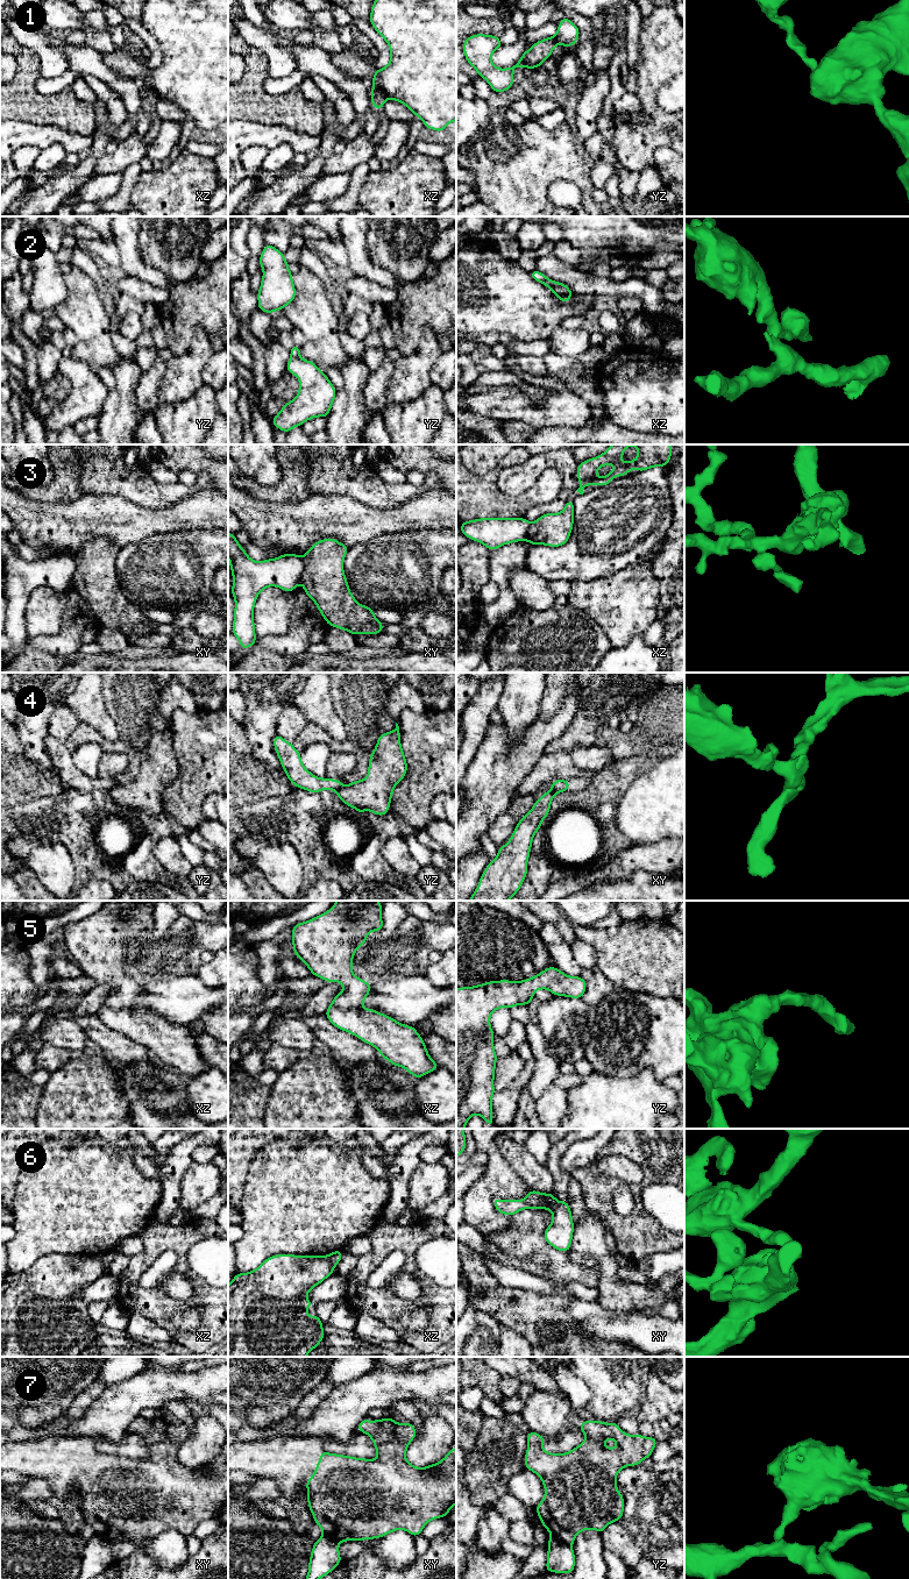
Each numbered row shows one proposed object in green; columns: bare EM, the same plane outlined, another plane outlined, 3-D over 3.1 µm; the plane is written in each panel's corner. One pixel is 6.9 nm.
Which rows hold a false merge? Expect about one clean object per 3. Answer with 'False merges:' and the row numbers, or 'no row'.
False merges: 1, 2, 3, 4, 6, 7

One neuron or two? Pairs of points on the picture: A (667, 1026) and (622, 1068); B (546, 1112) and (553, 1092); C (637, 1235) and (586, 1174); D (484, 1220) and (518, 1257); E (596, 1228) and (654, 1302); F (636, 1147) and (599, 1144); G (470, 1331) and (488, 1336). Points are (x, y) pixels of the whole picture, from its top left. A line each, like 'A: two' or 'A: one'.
A: one
B: one
C: one
D: two
E: one
F: two
G: one

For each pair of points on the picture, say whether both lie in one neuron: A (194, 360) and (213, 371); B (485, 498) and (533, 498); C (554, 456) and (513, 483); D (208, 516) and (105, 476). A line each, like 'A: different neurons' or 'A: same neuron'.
A: different neurons
B: same neuron
C: same neuron
D: different neurons

